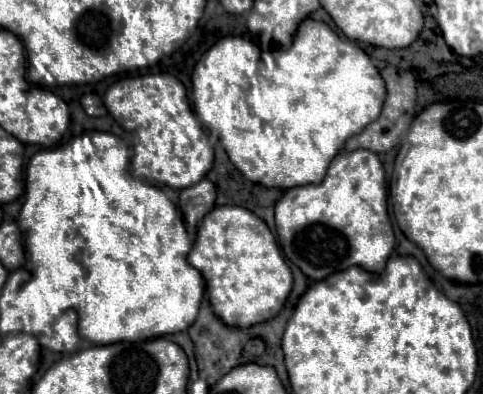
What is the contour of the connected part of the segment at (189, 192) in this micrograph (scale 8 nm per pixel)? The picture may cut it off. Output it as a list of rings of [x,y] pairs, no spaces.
[[[209,179],[199,181],[199,185],[187,187],[179,195],[179,209],[189,227],[197,227],[201,219],[215,205],[215,185]]]

